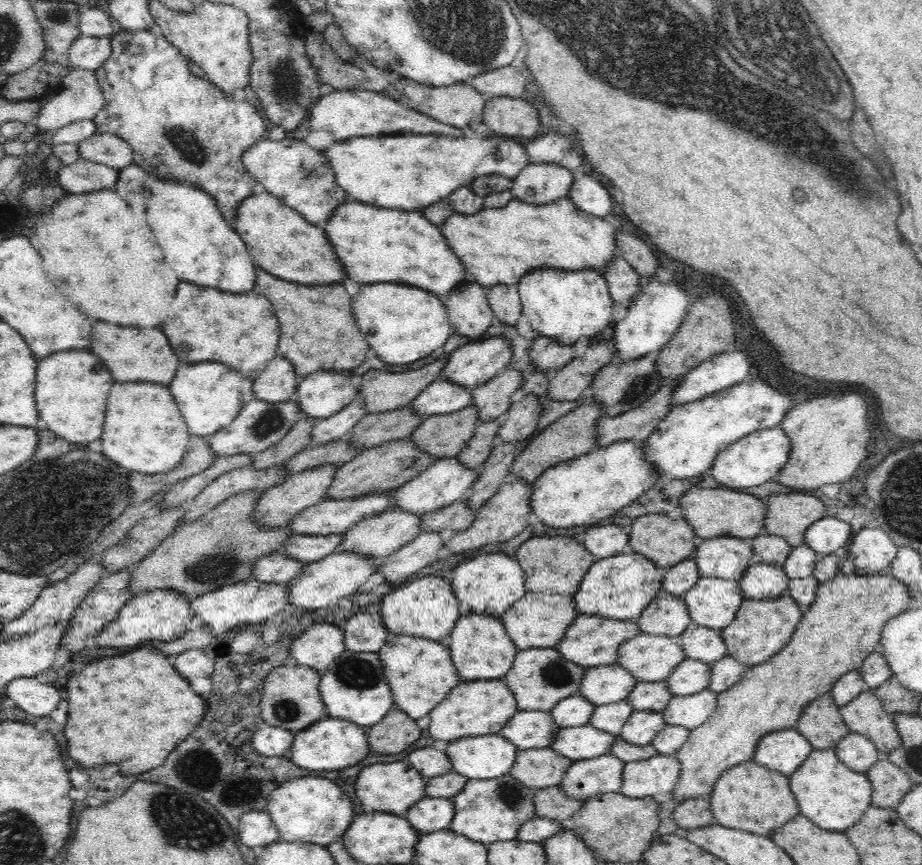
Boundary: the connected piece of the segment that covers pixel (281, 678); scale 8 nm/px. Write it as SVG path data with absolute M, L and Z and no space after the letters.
M280 665L265 678L261 694L264 724L297 732L327 717L326 705L319 691L321 672L304 665Z

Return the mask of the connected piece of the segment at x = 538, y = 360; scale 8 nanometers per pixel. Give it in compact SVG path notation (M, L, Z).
M538 336L533 339L528 357L540 371L562 368L574 358L574 345L564 345L556 338Z

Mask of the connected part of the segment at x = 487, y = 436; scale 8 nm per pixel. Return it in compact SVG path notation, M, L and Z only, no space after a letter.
M496 419L491 421L479 421L474 428L472 440L458 454L460 463L471 470L481 472L483 464L488 461L492 452L492 442L498 435L502 424Z

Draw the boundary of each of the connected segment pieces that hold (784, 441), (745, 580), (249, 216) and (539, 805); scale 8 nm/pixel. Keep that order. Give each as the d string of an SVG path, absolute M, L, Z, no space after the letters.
M780 426L772 428L772 430L755 430L752 434L740 438L738 442L734 442L726 450L720 451L708 472L720 484L724 484L732 490L761 486L772 478L774 480L778 479L778 472L782 470L782 466L786 464L789 458L790 448L790 440L788 440L788 436L784 434L784 430Z
M752 563L739 578L745 599L778 599L787 594L789 576L782 566Z
M258 189L238 205L232 225L248 247L254 262L279 279L304 285L346 280L346 272L322 229L304 220L293 208L266 190Z
M559 785L535 790L535 816L566 822L582 808L583 801L570 798Z

